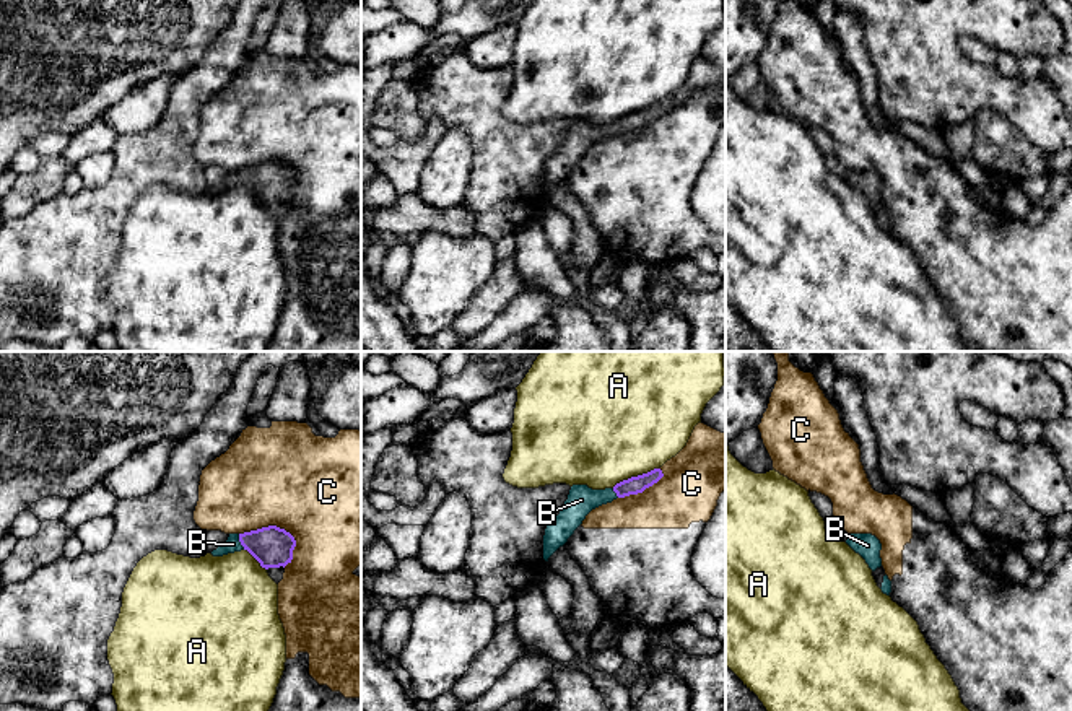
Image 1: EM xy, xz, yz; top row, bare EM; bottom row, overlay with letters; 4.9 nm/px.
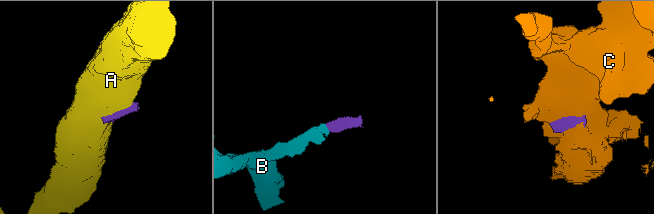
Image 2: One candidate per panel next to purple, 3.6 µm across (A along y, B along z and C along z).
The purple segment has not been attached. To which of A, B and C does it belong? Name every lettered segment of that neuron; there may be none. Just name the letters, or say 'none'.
B

